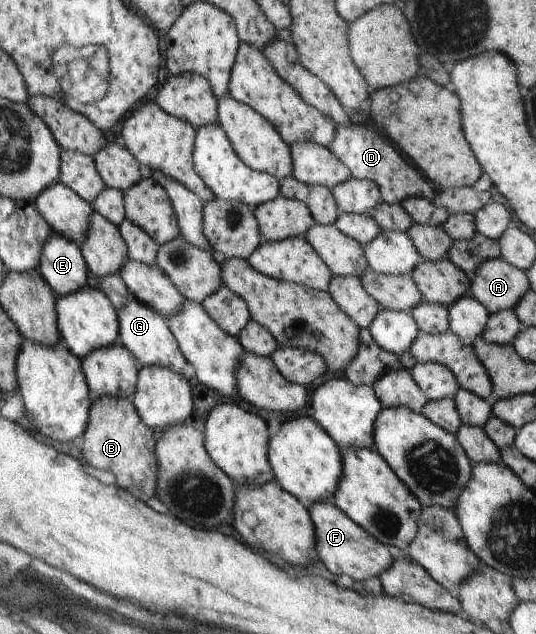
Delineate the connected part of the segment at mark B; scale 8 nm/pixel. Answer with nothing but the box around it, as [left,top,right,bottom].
[81,395,158,497]

